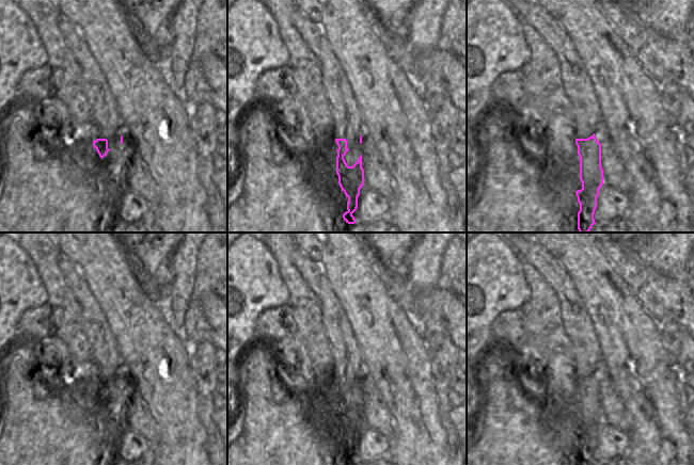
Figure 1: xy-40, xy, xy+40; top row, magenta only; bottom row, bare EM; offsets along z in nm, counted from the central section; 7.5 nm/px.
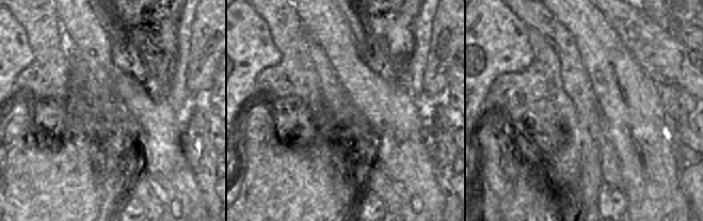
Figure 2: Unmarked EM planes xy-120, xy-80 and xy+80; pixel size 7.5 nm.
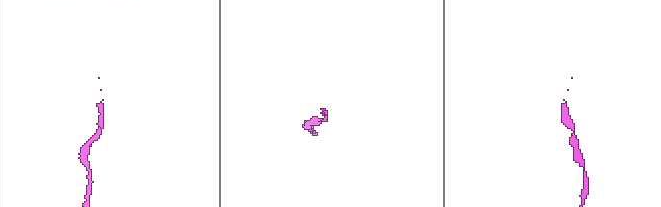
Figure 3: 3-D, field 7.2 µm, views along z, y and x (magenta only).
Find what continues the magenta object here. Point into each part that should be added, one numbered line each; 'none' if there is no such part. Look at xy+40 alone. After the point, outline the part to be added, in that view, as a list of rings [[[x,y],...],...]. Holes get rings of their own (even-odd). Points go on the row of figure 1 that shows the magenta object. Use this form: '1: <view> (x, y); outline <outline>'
1: xy+40 (577, 84); outline [[[505,0],[520,20],[532,26],[561,63],[563,89],[573,110],[575,139],[592,137],[601,110],[590,78],[563,26],[535,0]]]

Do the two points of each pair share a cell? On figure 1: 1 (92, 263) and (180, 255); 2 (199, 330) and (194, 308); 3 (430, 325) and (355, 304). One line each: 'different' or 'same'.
1: different
2: same
3: different

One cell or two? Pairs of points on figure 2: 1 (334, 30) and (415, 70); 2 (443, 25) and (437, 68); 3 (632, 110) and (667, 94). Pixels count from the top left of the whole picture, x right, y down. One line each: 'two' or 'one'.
1: two
2: one
3: two

